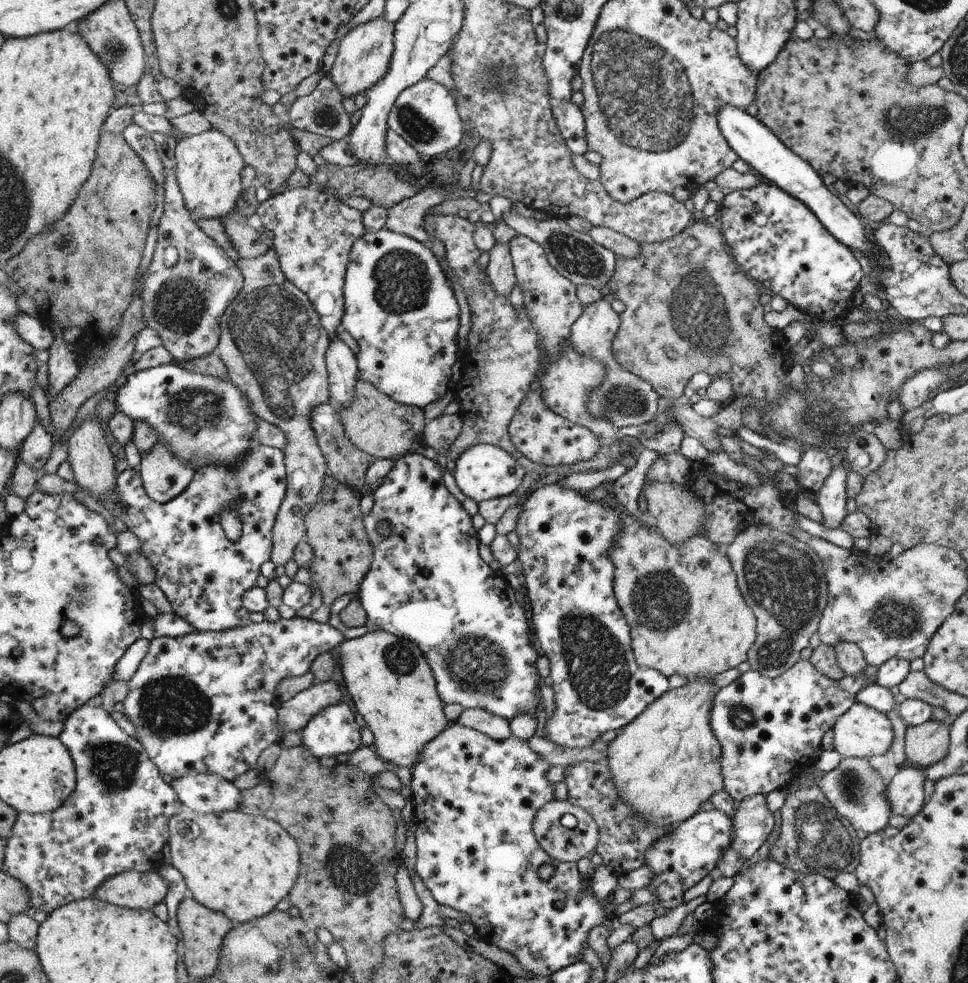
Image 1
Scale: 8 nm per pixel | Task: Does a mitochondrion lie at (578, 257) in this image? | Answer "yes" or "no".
yes

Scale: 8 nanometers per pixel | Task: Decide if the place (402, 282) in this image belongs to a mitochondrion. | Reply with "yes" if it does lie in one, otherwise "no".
yes

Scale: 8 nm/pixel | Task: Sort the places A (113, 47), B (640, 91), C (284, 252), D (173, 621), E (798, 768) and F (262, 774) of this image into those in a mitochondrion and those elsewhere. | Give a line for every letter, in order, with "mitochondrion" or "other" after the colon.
A: mitochondrion
B: mitochondrion
C: other
D: other
E: other
F: other

